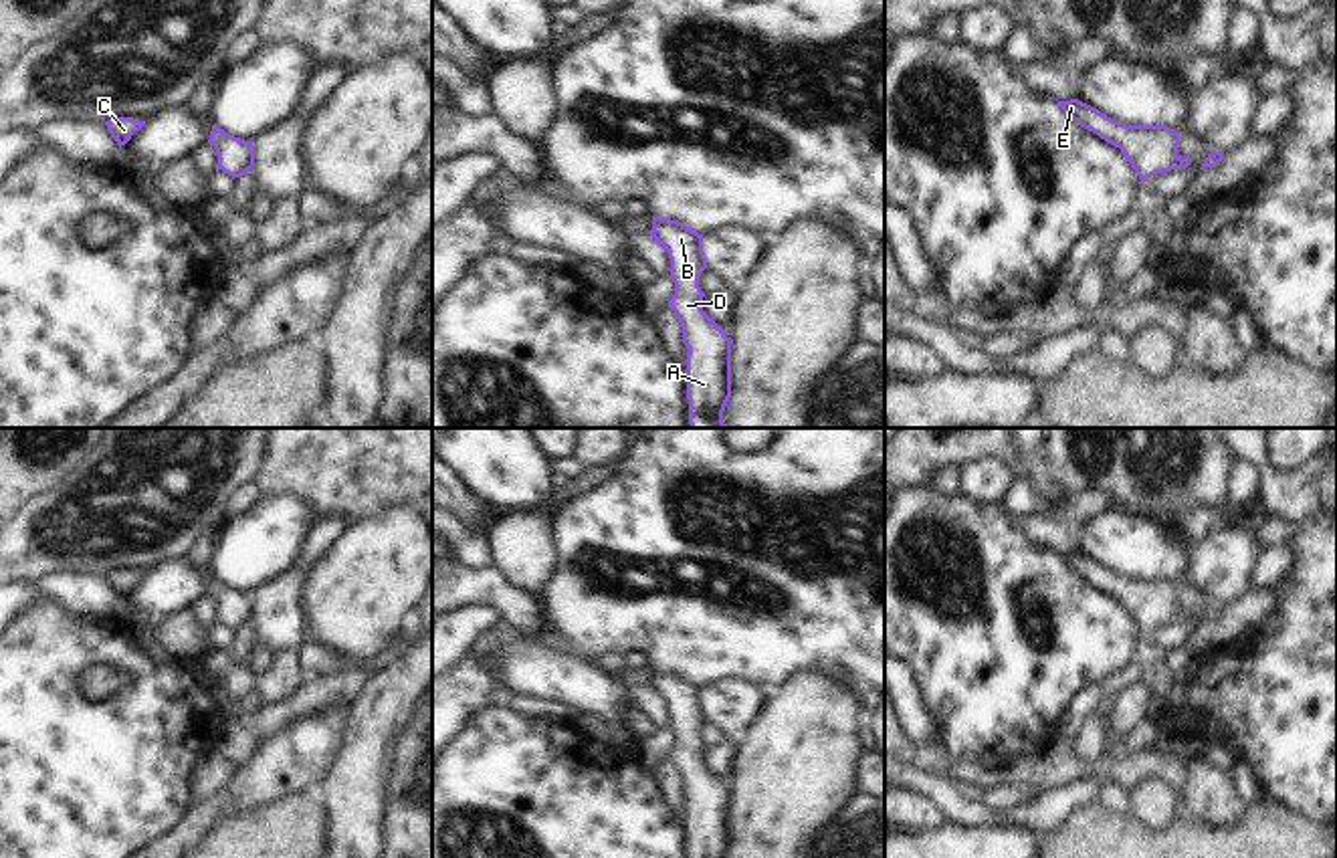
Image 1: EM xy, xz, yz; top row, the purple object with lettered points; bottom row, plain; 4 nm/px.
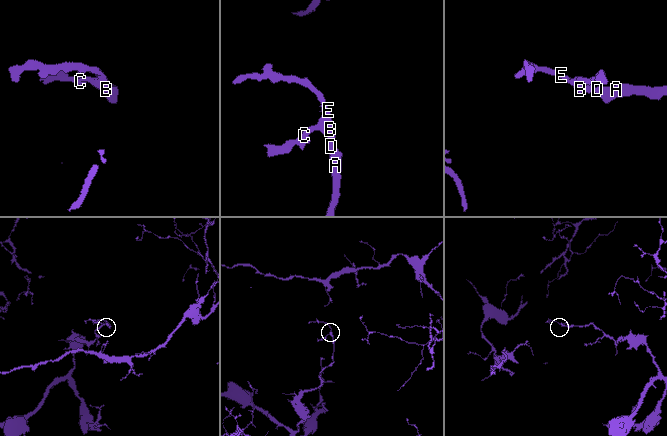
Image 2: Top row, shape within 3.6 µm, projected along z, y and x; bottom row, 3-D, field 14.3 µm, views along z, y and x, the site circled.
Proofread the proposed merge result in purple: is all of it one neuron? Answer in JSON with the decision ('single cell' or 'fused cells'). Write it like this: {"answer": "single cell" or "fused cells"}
{"answer": "single cell"}

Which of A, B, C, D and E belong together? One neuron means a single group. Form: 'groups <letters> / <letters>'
groups A B C D E

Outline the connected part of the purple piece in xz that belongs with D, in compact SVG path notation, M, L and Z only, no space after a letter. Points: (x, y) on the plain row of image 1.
M652 668L648 684L671 711L675 747L668 759L683 779L687 797L687 852L689 858L727 858L731 850L731 795L733 791L703 763L705 745L699 731L707 721L703 686L671 670Z

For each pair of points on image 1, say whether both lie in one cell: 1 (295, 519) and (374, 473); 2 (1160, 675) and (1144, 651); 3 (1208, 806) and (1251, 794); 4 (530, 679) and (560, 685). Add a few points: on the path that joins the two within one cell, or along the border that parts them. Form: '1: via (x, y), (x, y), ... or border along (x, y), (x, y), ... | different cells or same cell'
1: border along (267, 497), (301, 495), (312, 505), (318, 523) | different cells
2: via (1156, 669), (1150, 657) | same cell
3: border along (1230, 776), (1237, 792), (1249, 804) | different cells
4: via (538, 679), (552, 679) | same cell

